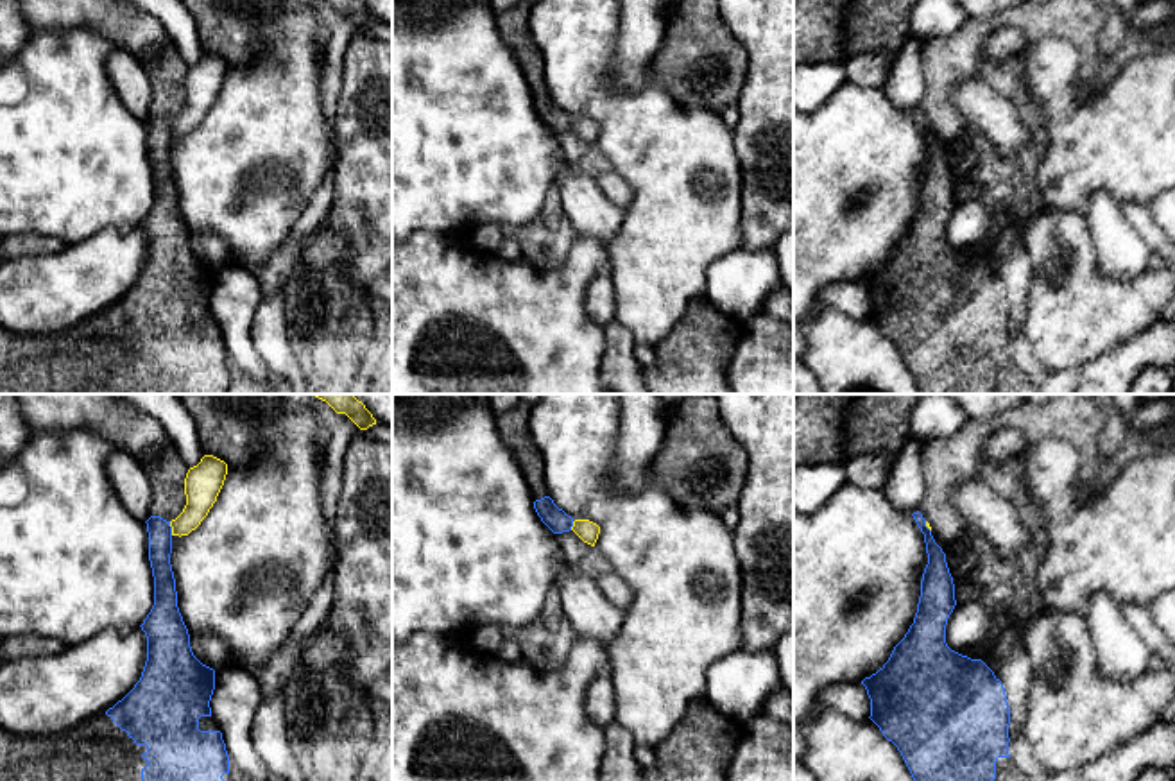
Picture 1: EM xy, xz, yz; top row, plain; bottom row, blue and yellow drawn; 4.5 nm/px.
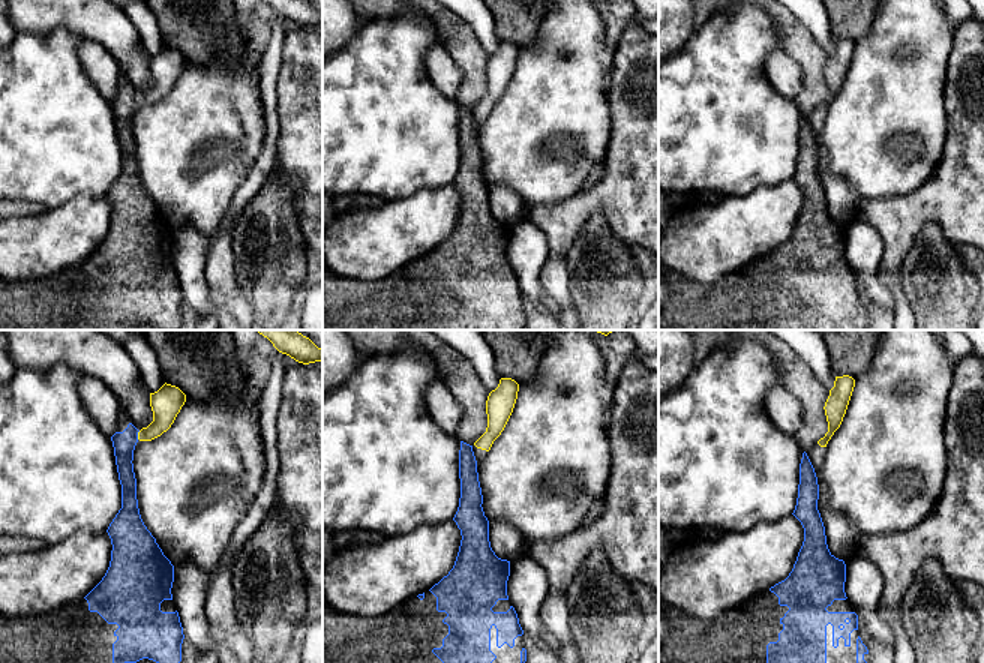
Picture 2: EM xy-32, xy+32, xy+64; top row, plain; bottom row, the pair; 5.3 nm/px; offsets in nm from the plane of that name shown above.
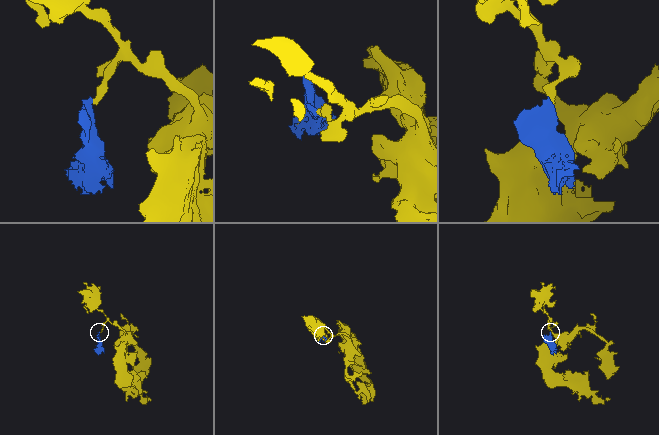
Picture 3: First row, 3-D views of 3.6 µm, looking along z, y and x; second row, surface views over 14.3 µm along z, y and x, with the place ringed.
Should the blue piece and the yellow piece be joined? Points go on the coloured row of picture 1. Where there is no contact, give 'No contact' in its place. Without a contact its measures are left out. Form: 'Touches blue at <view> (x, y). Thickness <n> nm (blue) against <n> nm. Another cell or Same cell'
Touches blue at xy (171, 529). Thickness 110 nm (blue) against 160 nm. Another cell

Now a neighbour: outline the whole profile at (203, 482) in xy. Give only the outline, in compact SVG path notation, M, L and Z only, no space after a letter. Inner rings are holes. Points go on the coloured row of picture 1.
M204 455L201 462L188 469L184 478L186 505L170 521L172 537L188 536L208 516L224 485L227 464L213 455Z

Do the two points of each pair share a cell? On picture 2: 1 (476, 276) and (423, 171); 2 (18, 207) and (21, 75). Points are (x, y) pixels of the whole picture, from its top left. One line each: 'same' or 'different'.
1: different
2: different

